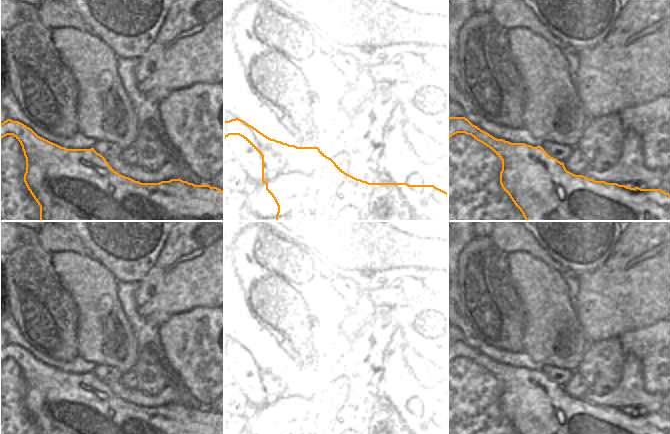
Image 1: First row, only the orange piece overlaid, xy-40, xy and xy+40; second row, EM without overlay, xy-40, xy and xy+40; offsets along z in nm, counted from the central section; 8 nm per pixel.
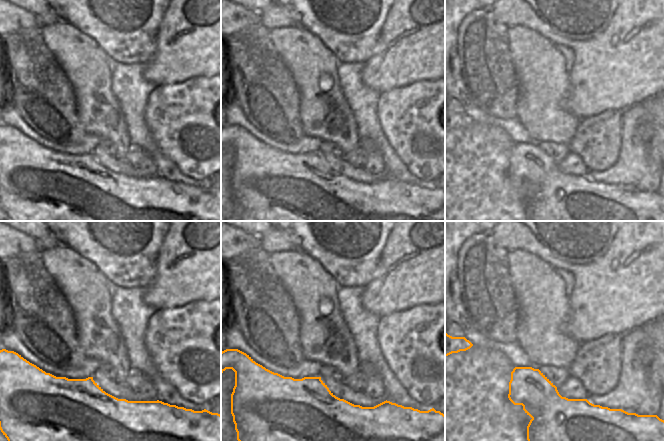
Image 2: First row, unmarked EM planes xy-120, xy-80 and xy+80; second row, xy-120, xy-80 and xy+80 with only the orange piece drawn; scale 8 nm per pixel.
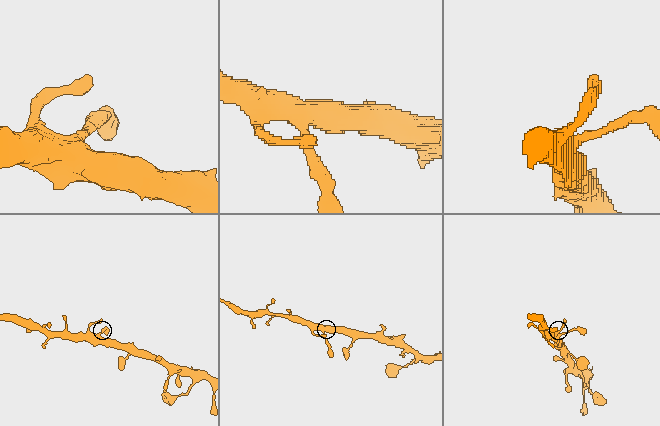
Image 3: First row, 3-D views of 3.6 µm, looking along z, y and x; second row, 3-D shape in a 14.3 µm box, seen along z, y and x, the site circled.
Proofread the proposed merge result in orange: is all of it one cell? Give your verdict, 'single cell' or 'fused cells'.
single cell

